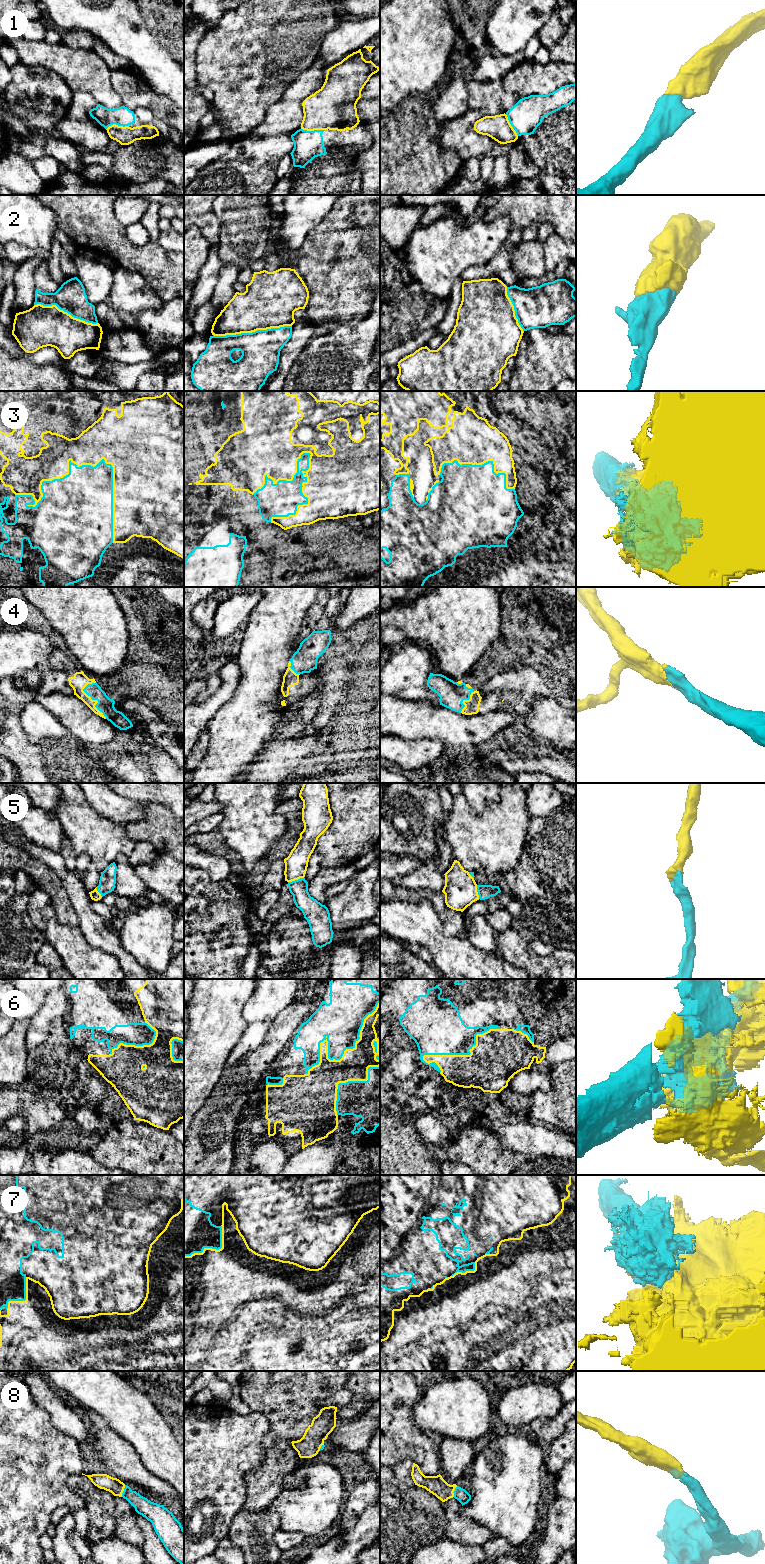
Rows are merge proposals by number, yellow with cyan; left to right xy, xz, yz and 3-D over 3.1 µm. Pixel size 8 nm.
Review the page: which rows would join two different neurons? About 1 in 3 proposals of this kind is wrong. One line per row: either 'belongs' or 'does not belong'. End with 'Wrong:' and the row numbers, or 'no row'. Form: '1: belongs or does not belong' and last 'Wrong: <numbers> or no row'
1: belongs
2: belongs
3: belongs
4: belongs
5: belongs
6: belongs
7: does not belong
8: belongs
Wrong: 7

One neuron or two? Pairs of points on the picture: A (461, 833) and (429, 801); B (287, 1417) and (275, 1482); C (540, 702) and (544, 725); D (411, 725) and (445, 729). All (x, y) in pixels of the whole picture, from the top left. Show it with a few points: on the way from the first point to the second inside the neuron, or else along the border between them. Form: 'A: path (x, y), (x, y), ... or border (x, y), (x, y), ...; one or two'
A: border (444, 814), (442, 824), (437, 828), (436, 838); two
B: path (282, 1433), (282, 1458), (276, 1466); one
C: path (543, 708), (544, 719); one
D: path (419, 725), (437, 725); one

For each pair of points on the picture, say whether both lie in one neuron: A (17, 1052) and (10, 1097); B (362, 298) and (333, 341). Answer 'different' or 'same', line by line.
A: different
B: different

